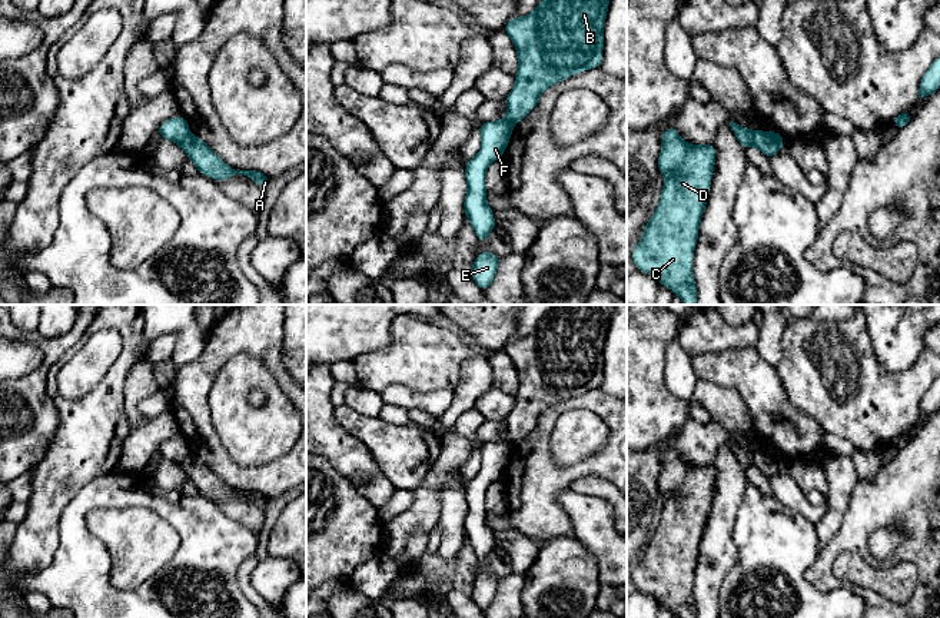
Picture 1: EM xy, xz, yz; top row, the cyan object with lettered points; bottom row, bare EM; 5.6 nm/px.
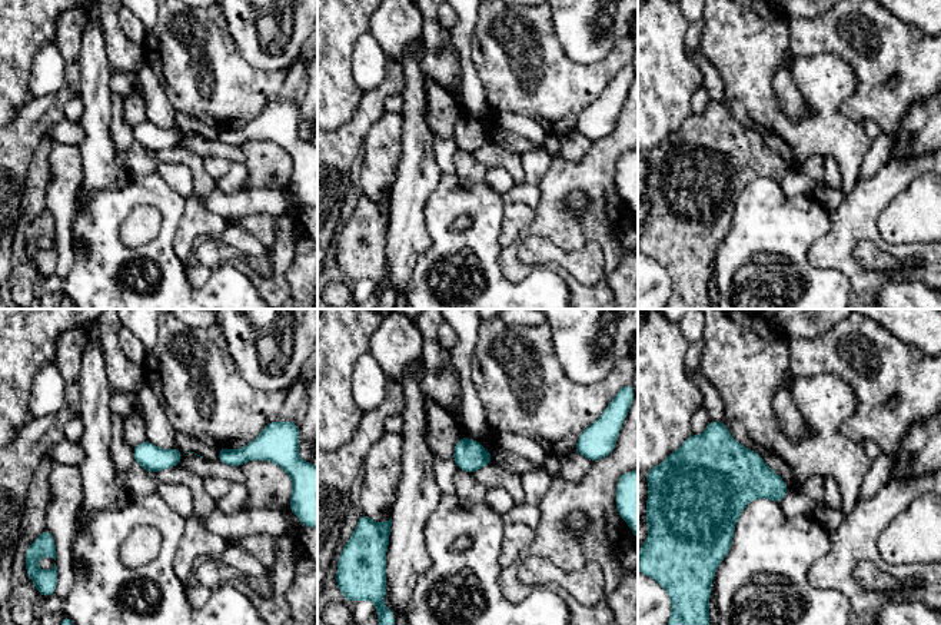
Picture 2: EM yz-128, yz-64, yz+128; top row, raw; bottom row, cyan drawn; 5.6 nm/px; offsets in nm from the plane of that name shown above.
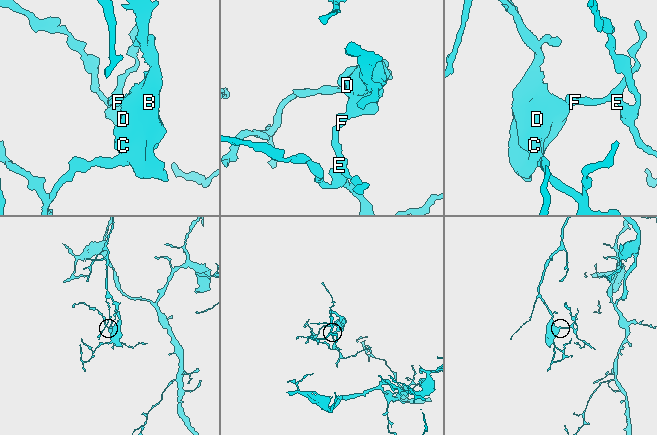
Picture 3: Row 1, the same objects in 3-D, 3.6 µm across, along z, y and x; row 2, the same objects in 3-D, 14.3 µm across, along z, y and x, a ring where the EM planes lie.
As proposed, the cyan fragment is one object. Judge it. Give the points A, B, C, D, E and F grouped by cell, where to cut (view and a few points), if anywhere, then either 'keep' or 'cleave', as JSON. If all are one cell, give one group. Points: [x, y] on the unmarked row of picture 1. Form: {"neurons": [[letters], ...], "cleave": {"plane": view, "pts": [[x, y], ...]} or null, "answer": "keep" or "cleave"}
{"neurons": [["A", "B", "C", "D"], ["E", "F"]], "cleave": {"plane": "xy", "pts": [[189, 454], [179, 464]]}, "answer": "cleave"}

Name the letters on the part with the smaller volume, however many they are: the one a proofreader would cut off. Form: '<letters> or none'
E, F

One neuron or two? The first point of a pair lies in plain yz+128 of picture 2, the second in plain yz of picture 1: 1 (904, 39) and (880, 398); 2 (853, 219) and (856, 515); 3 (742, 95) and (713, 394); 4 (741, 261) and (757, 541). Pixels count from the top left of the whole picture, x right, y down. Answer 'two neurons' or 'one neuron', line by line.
1: one neuron
2: one neuron
3: two neurons
4: one neuron

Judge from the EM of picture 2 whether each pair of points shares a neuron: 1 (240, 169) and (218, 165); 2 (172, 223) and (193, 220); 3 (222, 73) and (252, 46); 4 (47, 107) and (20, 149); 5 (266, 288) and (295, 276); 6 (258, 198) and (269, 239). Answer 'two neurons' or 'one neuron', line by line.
1: two neurons
2: two neurons
3: two neurons
4: one neuron
5: two neurons
6: two neurons

